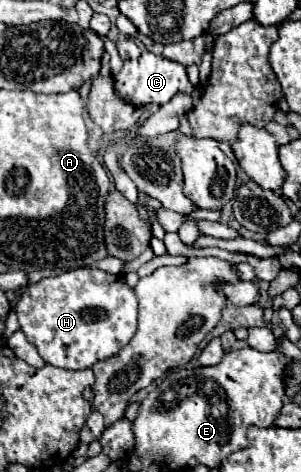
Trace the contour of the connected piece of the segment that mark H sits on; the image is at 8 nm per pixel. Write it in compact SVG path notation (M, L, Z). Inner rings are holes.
M80 267L66 271L58 277L48 277L38 283L30 283L16 305L18 323L26 339L38 349L40 357L56 367L64 369L88 369L100 359L108 359L120 351L128 339L136 333L136 313L138 303L134 291L124 283L122 275L108 275L100 269Z

